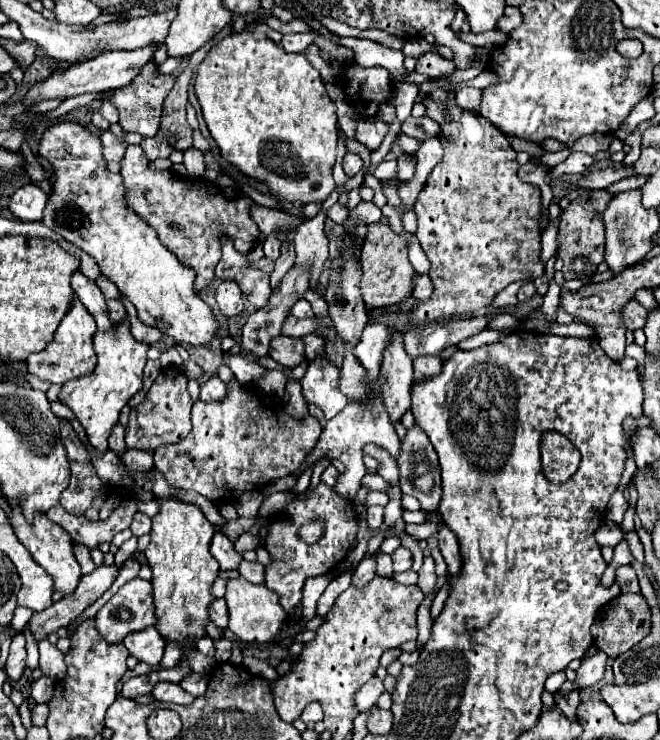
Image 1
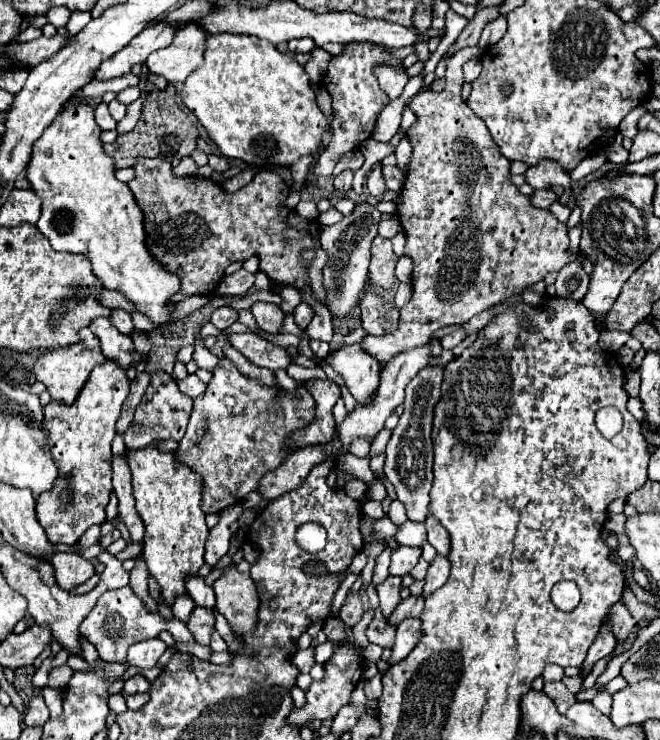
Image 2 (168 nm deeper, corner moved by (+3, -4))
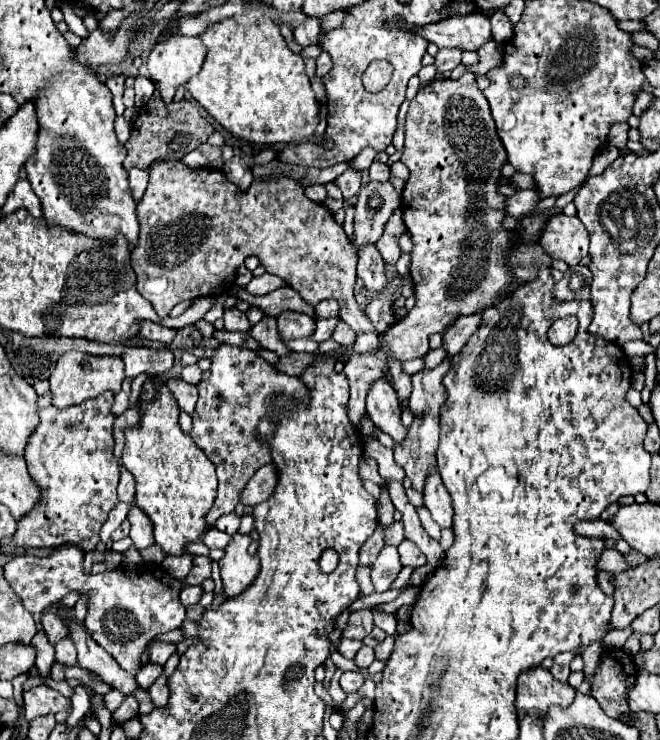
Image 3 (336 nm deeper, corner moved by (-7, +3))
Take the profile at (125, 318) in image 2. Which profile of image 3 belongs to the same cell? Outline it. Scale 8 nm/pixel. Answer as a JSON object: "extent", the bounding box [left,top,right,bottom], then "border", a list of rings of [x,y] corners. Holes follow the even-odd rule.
{"extent":[139,320,175,344],"border":[[[141,320],[139,322],[139,334],[149,338],[149,340],[159,340],[159,342],[165,342],[165,344],[171,344],[171,340],[175,338],[175,330],[173,328],[165,328],[165,326],[159,326],[151,320]]]}

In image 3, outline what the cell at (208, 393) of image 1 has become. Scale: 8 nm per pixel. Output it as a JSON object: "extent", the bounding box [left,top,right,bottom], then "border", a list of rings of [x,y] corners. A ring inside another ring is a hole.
{"extent":[181,364,203,386],"border":[[[193,364],[193,366],[185,366],[183,372],[181,372],[181,378],[183,378],[185,382],[193,384],[193,386],[197,386],[197,384],[201,382],[201,376],[203,376],[203,370],[201,370],[197,364]]]}

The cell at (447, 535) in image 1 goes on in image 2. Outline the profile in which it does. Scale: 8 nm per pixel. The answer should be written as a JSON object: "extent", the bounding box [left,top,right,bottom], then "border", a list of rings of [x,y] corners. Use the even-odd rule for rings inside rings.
{"extent":[425,513,449,555],"border":[[[427,513],[425,517],[425,527],[427,527],[429,543],[437,549],[439,555],[447,555],[449,553],[449,533],[441,527],[441,523],[437,523],[437,519],[433,519],[431,513]]]}

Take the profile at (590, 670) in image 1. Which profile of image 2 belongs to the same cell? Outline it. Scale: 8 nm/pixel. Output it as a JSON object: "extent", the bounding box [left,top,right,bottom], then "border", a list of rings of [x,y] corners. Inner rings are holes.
{"extent":[581,623,617,677],"border":[[[603,623],[603,627],[599,629],[597,639],[595,639],[595,641],[593,641],[593,645],[589,647],[587,659],[585,659],[583,667],[581,667],[581,675],[585,677],[585,675],[593,669],[593,665],[595,665],[599,659],[607,657],[607,655],[615,649],[615,645],[617,645],[617,639],[615,639],[613,631],[609,631],[609,623]]]}

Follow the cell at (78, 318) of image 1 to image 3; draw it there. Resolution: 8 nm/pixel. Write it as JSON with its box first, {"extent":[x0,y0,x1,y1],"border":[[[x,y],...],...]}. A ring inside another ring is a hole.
{"extent":[49,350,125,408],"border":[[[69,350],[57,360],[57,366],[49,376],[53,406],[57,408],[75,406],[75,404],[81,404],[83,400],[103,394],[105,390],[111,390],[117,394],[121,390],[123,380],[125,380],[125,372],[123,372],[121,356],[93,356],[93,354]]]}

